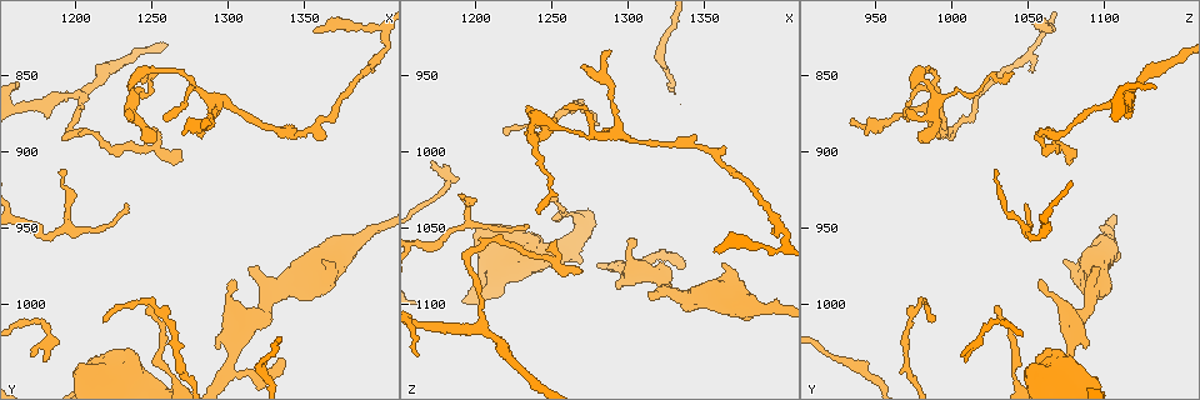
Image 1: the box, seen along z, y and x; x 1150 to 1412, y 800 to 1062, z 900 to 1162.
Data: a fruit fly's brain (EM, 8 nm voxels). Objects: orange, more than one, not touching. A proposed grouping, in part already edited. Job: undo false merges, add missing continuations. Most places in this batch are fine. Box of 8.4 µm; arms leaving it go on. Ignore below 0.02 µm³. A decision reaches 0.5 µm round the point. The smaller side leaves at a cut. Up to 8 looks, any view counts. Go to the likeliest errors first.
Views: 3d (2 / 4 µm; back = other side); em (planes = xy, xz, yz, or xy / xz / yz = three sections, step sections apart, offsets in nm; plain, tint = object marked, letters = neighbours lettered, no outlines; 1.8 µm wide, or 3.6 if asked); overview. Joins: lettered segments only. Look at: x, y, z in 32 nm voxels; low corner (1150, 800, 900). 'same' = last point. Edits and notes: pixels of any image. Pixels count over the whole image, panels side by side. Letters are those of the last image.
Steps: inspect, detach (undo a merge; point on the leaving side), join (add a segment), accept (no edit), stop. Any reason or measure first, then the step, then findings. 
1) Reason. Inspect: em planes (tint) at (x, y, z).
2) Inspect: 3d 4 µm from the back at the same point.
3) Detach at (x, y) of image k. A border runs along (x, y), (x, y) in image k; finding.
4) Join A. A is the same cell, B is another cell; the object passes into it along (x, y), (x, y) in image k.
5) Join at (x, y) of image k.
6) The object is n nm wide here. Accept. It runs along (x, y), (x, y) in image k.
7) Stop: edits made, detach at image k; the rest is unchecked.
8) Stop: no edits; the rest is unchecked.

Free end. Inspect: 3d 4 µm at (1336, 1036, 1076).

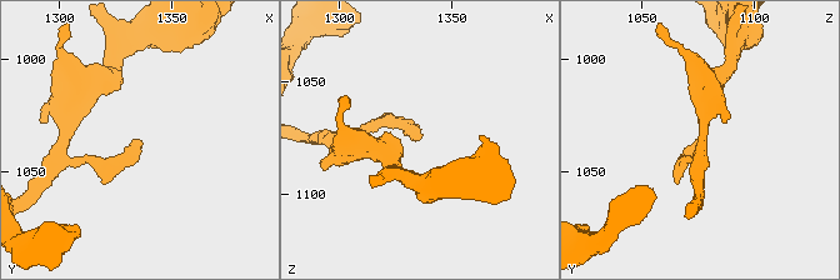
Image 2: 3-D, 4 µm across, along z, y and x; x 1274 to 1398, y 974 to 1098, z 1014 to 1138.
Inspect: em planes (letters) at (1336, 1036, 1077).

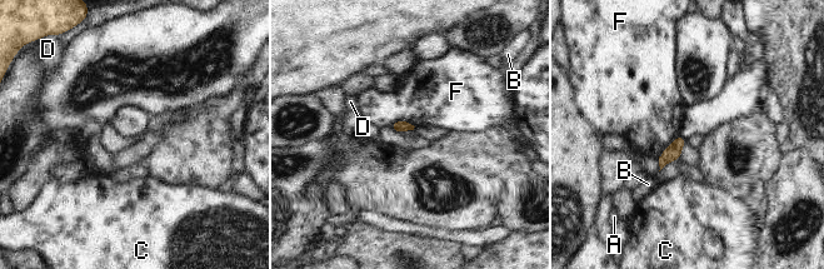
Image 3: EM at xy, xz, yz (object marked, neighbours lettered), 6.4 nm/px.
Accept. A, B, C, D and F are other cells; no lettered segment goes on from it.

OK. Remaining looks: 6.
Branch stops here. Inspect: em xz step 4 (tint) at (1268, 906, 1078).

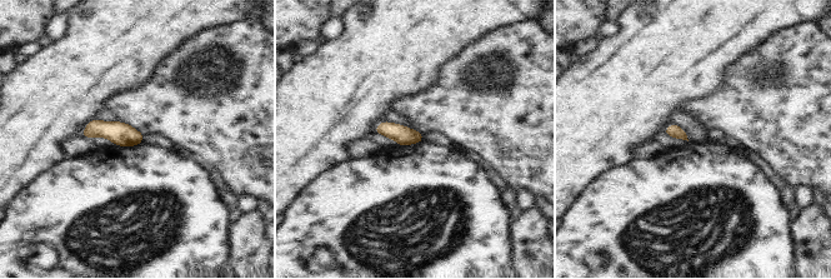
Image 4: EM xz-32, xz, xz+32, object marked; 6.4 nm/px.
Inspect: em planes (letters) at the same point.

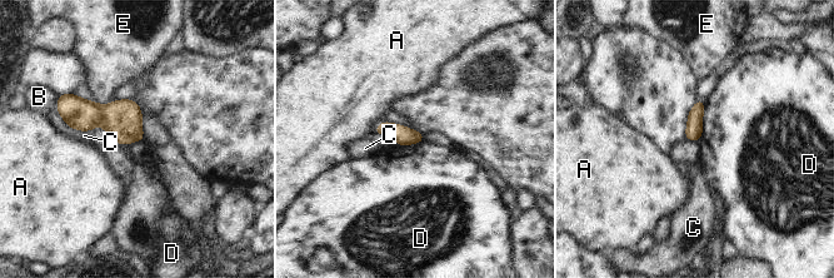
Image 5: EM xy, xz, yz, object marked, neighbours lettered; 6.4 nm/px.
The object is 110 nm wide here. Accept. A, B, C, D and E are other cells; a border runs along (704, 104), (703, 133), (698, 140) in image 5; none of them fits.

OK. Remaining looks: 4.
Thick turns thin. Inspect: em planes (tint) at (1384, 818, 1062).

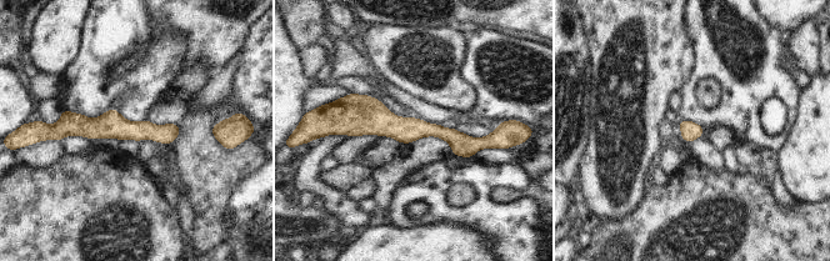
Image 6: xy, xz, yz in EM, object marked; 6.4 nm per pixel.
See the neighbours. Inspect: em planes (letters) at the same point.

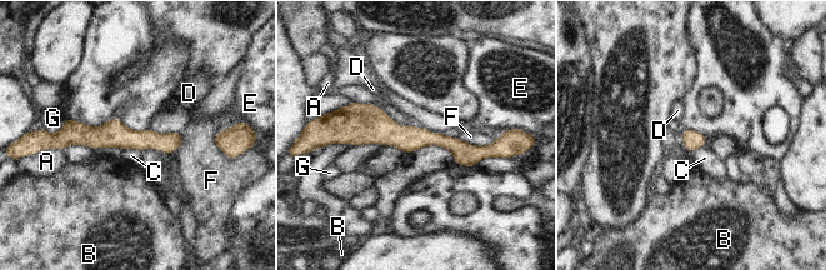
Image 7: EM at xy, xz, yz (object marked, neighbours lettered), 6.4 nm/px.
Accept. A, B, C, D, E, F and G are other cells; continuous, no second neuron.

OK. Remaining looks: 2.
Stop: no edits; the rest is unchecked.

